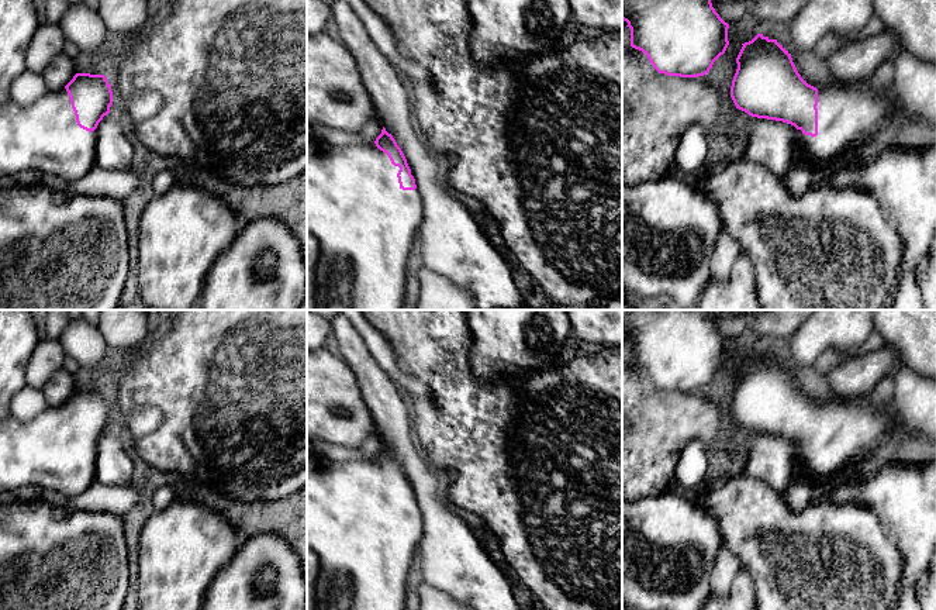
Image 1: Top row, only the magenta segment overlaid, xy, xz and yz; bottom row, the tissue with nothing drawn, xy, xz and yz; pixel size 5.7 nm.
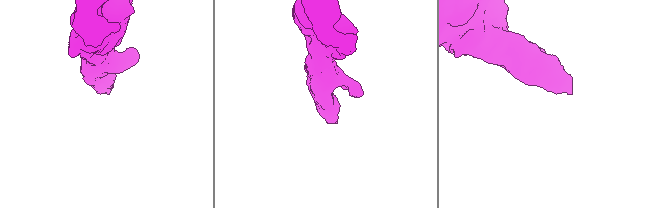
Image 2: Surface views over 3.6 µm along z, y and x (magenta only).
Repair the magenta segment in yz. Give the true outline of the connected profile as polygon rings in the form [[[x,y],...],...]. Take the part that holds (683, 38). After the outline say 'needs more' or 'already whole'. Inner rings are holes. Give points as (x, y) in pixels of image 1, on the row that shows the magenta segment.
[[[622,0],[622,20],[631,28],[631,46],[642,51],[659,73],[669,76],[698,77],[707,75],[729,45],[729,24],[719,17],[711,0]]] | already whole

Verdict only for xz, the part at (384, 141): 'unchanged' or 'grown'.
grown

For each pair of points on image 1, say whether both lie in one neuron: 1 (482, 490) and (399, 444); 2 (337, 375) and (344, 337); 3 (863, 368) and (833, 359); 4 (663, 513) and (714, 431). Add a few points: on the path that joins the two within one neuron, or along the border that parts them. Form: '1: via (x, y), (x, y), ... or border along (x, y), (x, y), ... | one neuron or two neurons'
1: border along (418, 448), (425, 462), (442, 478) | two neurons
2: border along (335, 350), (359, 385) | two neurons
3: border along (846, 359), (824, 375) | two neurons
4: border along (673, 485), (656, 495), (642, 498) | two neurons

